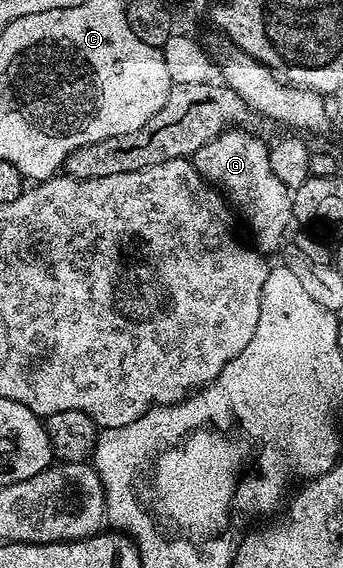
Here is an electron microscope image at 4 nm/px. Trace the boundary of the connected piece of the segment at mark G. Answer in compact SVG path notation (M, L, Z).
M229 128L214 141L198 148L198 152L190 159L195 170L222 192L238 214L240 209L245 224L256 233L255 245L261 251L278 245L280 237L287 232L288 225L293 225L294 222L292 194L288 186L282 184L278 176L274 176L270 168L269 149L269 143L264 143L258 135L251 134L248 128Z

